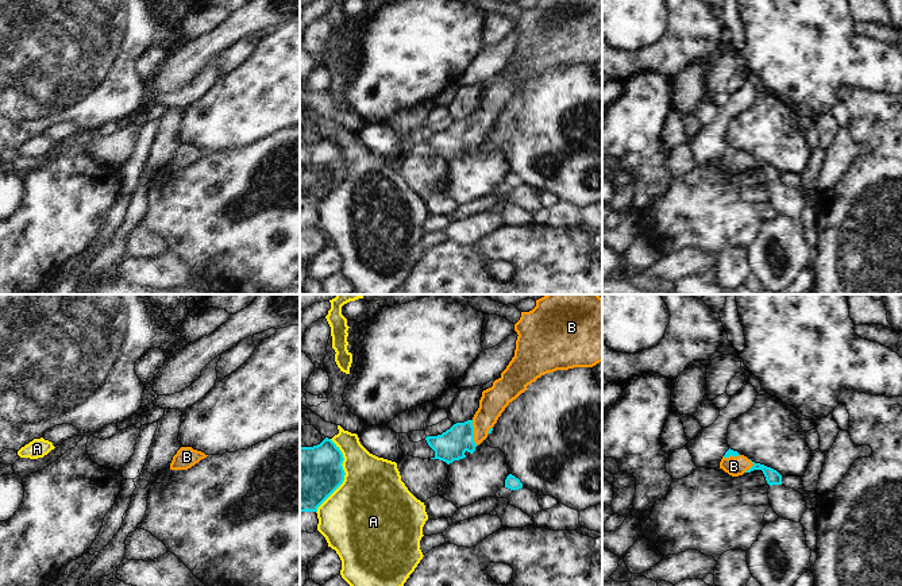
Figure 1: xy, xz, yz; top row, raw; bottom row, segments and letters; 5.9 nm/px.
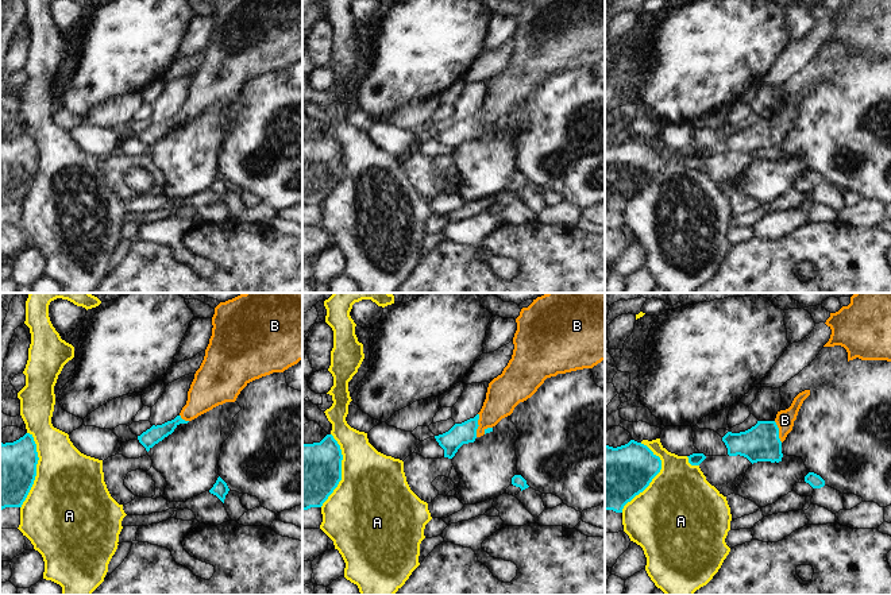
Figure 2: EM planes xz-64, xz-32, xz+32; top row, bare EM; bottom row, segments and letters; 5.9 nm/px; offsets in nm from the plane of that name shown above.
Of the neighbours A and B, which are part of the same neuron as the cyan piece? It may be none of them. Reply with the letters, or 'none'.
B

